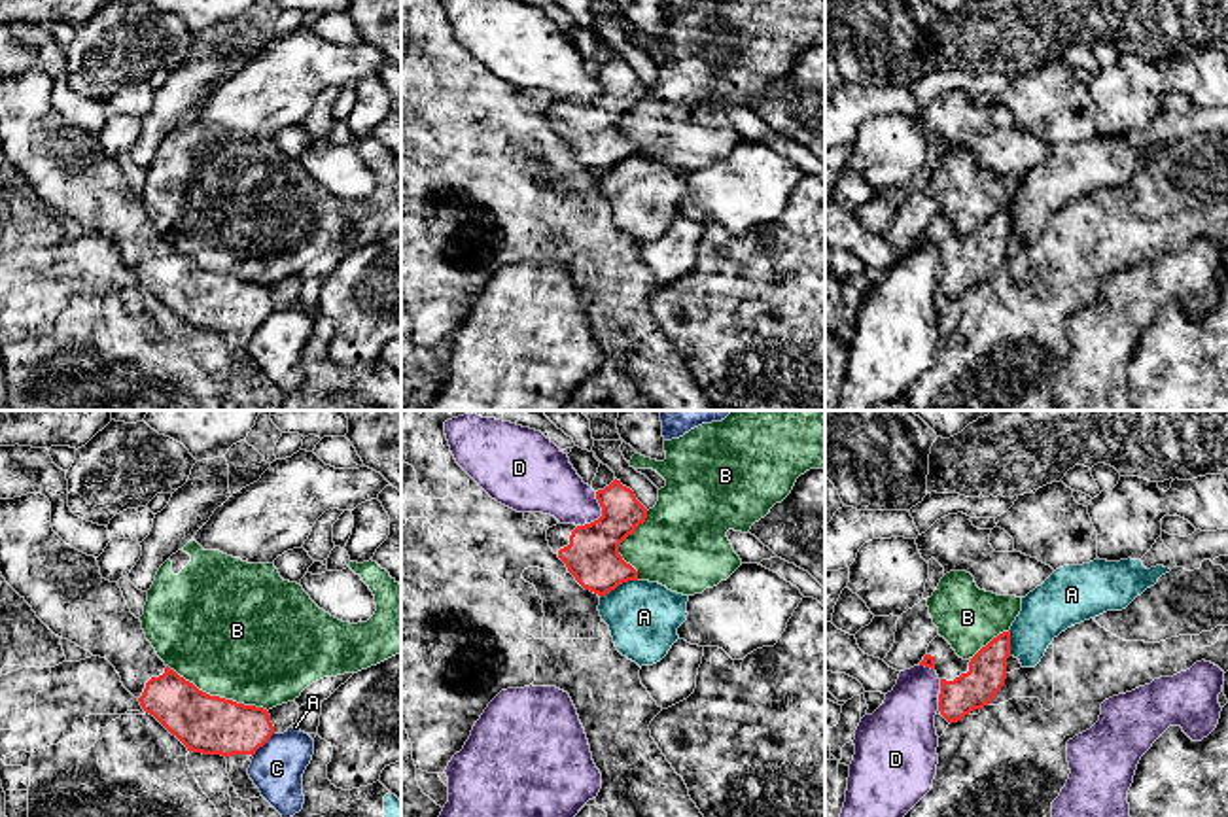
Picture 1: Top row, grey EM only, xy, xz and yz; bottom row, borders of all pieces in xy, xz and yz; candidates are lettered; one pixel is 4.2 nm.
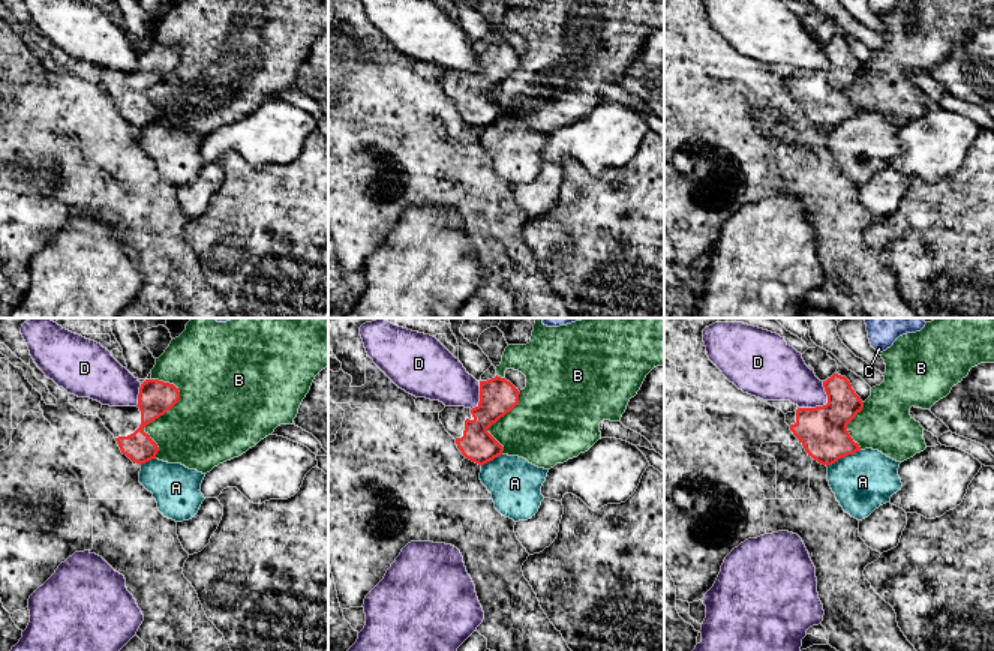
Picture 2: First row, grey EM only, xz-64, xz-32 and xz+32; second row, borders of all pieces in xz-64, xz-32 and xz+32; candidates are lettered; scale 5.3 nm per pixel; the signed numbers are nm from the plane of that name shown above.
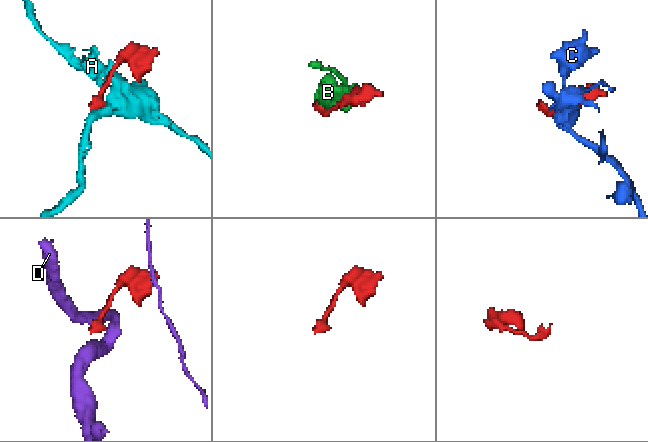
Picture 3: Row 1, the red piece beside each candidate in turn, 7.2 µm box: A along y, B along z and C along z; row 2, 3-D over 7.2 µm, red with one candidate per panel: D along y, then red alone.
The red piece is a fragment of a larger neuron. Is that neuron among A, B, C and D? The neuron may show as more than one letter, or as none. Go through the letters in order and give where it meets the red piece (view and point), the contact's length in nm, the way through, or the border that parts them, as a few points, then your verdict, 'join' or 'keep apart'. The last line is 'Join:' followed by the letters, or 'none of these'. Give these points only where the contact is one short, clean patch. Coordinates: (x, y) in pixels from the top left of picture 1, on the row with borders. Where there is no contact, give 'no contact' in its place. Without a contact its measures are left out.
A: contact xz (617, 585); length 180 nm; keep apart
B: contact xy (218, 696); length 480 nm; keep apart
C: contact xy (263, 744); length 140 nm; keep apart
D: contact xz (602, 515); length 170 nm; keep apart
Join: none of these

